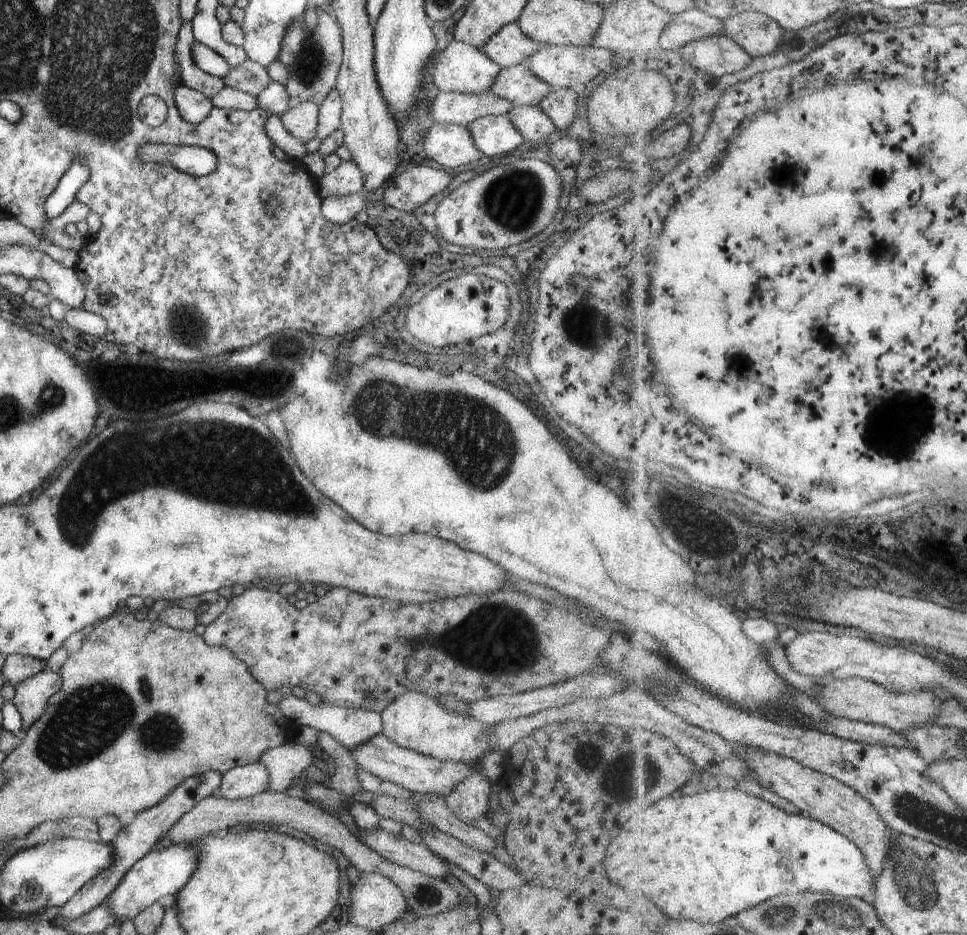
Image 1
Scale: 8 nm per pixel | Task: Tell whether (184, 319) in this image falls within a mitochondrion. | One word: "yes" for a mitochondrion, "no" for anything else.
yes

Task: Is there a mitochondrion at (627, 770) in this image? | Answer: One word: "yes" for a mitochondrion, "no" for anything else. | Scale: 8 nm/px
yes

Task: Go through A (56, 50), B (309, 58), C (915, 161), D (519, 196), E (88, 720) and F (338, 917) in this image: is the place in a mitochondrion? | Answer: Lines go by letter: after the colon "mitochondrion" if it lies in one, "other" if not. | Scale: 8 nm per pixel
A: mitochondrion
B: mitochondrion
C: other
D: mitochondrion
E: mitochondrion
F: other

